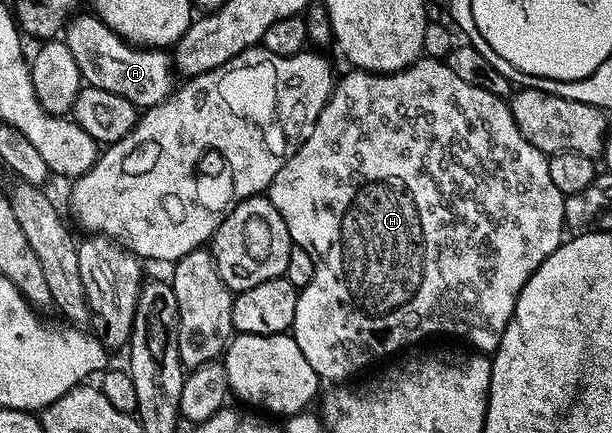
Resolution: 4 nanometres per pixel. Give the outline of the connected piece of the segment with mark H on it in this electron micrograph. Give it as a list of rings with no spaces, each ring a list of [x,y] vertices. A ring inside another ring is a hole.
[[[431,58],[415,60],[408,68],[403,68],[397,72],[348,70],[348,73],[341,80],[339,77],[335,81],[332,96],[326,102],[326,106],[322,110],[322,114],[318,118],[312,133],[306,138],[304,145],[284,163],[282,170],[278,170],[278,174],[274,174],[274,182],[268,188],[266,195],[268,201],[274,206],[274,210],[278,210],[278,214],[282,214],[282,222],[286,222],[286,226],[290,230],[290,238],[293,245],[308,251],[313,258],[312,280],[305,288],[299,289],[300,297],[298,298],[298,306],[294,306],[294,322],[290,329],[290,335],[298,342],[298,350],[302,350],[303,356],[306,357],[306,362],[310,362],[310,366],[314,366],[314,374],[324,382],[351,381],[348,379],[355,372],[360,372],[363,368],[370,367],[375,362],[376,356],[392,356],[399,348],[408,348],[411,344],[416,344],[419,340],[426,339],[427,336],[440,336],[443,332],[448,336],[457,336],[458,339],[465,340],[469,344],[467,345],[469,349],[481,354],[495,354],[500,345],[502,334],[512,320],[512,315],[518,302],[518,294],[522,294],[522,286],[526,286],[530,274],[534,274],[534,270],[538,270],[538,266],[542,266],[542,262],[546,262],[546,258],[550,258],[550,254],[554,254],[554,250],[566,236],[566,225],[564,223],[565,193],[560,192],[558,186],[554,186],[554,182],[550,178],[548,156],[534,146],[530,146],[530,142],[526,142],[526,138],[522,138],[522,134],[512,117],[509,101],[503,96],[490,94],[490,90],[482,90],[482,86],[470,86],[470,82],[465,82],[463,78],[458,78],[458,74],[454,74],[454,70],[450,70],[447,62]]]

